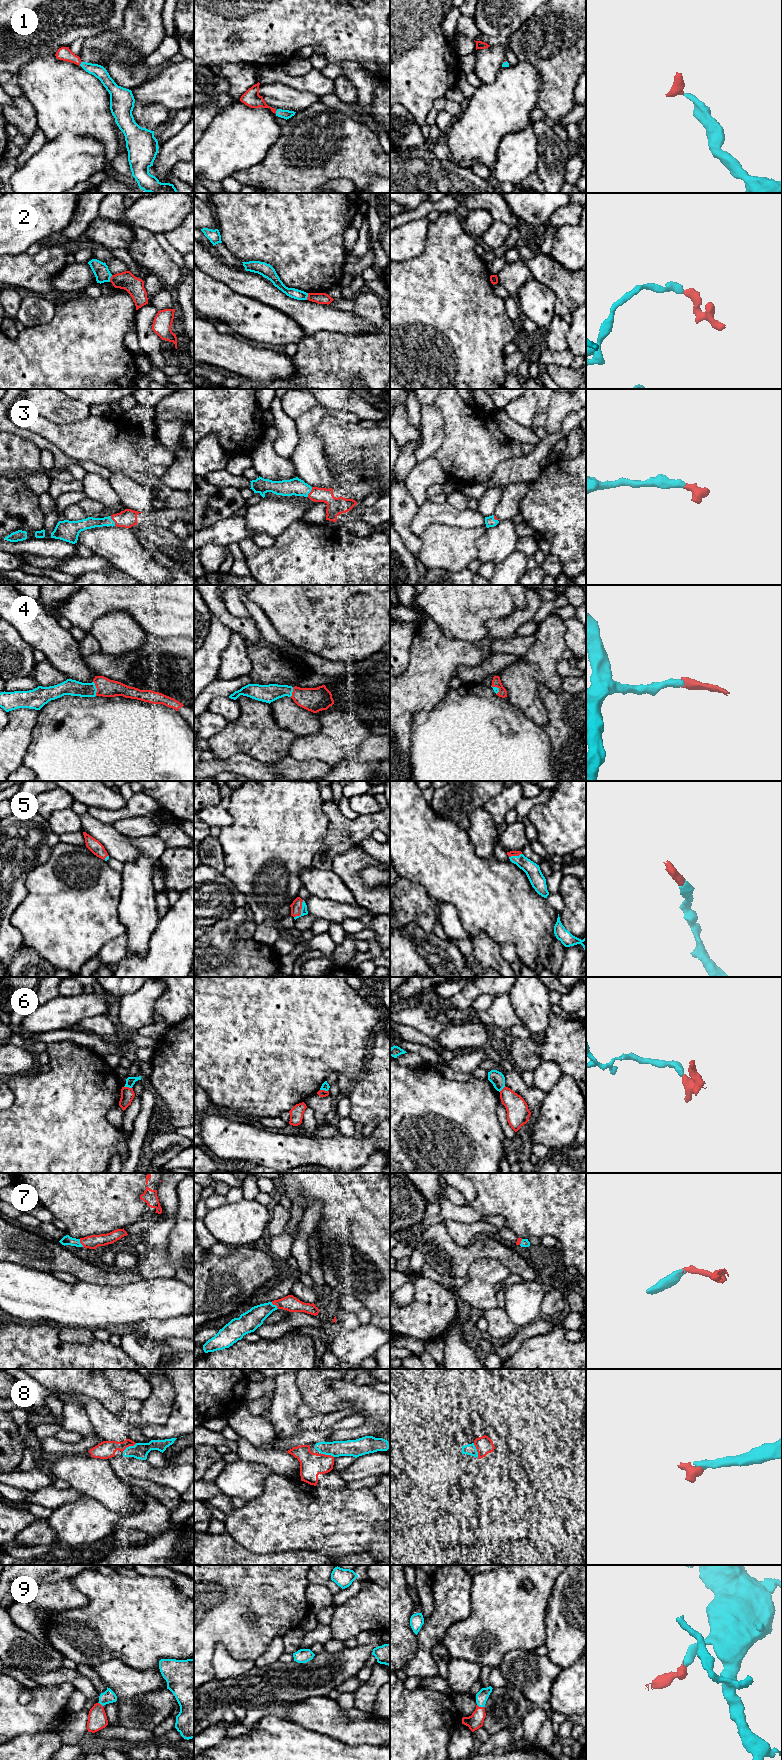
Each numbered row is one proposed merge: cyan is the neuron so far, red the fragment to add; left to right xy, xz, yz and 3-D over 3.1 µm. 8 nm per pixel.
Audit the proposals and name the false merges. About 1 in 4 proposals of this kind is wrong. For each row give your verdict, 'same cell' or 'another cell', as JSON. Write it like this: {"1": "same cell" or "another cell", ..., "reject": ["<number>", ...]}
{"1": "same cell", "2": "another cell", "3": "same cell", "4": "same cell", "5": "same cell", "6": "another cell", "7": "same cell", "8": "same cell", "9": "same cell", "reject": ["2", "6"]}

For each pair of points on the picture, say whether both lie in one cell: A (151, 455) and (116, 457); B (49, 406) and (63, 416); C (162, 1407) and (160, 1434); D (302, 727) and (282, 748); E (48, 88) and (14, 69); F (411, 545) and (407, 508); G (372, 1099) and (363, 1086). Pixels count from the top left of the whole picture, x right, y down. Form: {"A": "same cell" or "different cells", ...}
{"A": "different cells", "B": "same cell", "C": "different cells", "D": "different cells", "E": "different cells", "F": "same cell", "G": "same cell"}

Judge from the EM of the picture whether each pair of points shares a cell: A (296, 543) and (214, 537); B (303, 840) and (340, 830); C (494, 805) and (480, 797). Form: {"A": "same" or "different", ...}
{"A": "different", "B": "different", "C": "different"}

